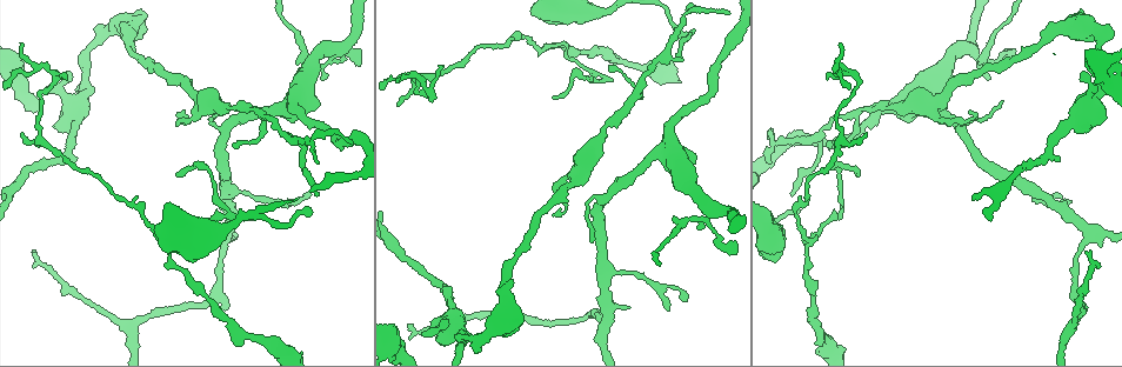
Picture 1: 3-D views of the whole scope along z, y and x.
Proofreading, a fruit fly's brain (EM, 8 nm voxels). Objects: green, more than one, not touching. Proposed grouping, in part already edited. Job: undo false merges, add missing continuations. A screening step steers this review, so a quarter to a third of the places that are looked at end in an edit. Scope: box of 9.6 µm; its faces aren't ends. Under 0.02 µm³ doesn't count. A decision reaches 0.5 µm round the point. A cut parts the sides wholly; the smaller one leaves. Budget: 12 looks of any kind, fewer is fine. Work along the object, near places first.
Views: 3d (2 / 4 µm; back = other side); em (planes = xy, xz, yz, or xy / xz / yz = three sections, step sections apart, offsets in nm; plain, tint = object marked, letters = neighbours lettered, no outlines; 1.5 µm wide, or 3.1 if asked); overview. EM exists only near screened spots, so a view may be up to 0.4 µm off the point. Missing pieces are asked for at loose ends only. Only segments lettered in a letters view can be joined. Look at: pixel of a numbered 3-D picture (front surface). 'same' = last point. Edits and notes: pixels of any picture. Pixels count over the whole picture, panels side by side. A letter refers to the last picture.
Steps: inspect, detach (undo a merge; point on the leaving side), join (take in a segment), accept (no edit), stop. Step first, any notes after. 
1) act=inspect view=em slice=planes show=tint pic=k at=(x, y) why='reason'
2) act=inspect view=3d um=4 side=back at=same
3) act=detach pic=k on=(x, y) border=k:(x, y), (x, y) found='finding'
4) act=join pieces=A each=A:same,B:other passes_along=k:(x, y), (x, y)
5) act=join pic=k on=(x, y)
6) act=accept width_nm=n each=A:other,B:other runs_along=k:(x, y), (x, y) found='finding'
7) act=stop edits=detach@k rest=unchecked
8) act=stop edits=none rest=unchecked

act=inspect view=em slice=xz step=4 show=letters pic=1 at=(668, 307) why='free end'

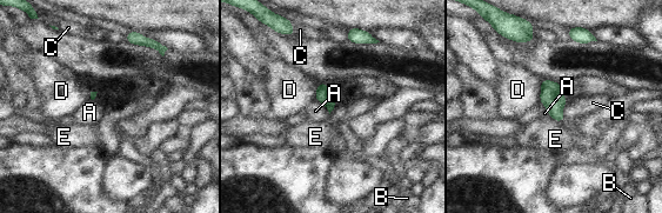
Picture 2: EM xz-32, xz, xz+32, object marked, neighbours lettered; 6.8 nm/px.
act=inspect view=em slice=planes show=letters at=same why='cut it another way'

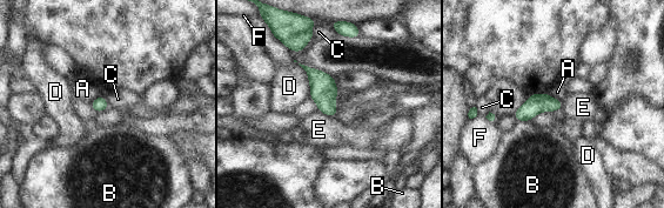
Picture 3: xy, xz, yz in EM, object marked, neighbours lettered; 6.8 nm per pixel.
act=accept width_nm=100 each=A:other,B:other,C:other,D:other,E:other,F:other border=3:(313, 25), (312, 33), (314, 37) found='none of them fits'

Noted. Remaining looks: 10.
act=inspect view=3d um=4 pic=1 at=(22, 132) why='tapers out'

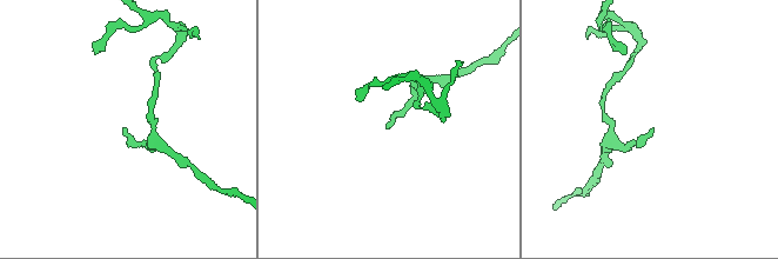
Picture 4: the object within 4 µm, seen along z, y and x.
act=inspect view=em slice=planes show=letters pic=4 at=(652, 129)

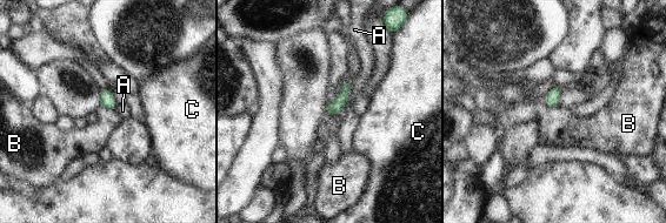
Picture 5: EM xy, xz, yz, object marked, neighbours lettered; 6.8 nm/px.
act=accept each=A:other,B:other,C:other found='none of them fits'

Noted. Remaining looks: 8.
act=inspect view=3d um=4 pic=1 at=(532, 13) why='stops while still wide'

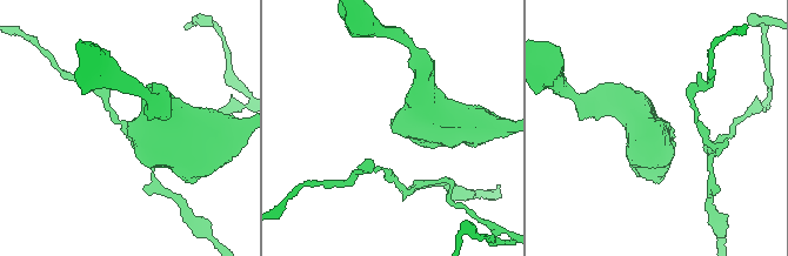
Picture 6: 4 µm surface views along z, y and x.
act=inspect view=em slice=planes show=letters pic=6 at=(128, 121) why='shape alone is not enough'

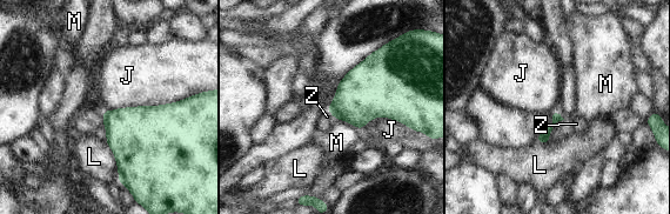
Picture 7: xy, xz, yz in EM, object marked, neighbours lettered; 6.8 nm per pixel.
act=accept each=J:other,L:other,M:other,Z:other border=7:(187, 98), (169, 104), (102, 111) found='none of them fits'

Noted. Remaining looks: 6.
act=inspect view=3d um=2 pic=1 at=(608, 66) why='thin end'

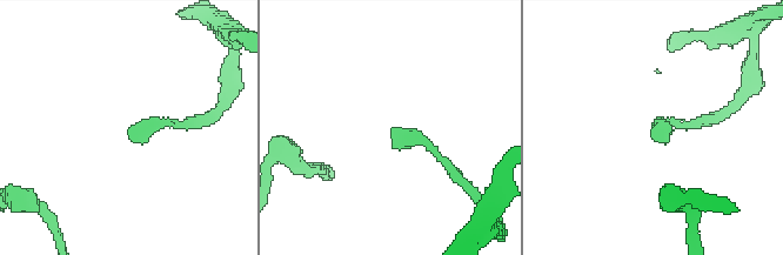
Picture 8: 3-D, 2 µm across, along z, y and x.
act=inspect view=em slice=planes show=letters pic=8 at=(392, 131) why='shape alone is not enough'

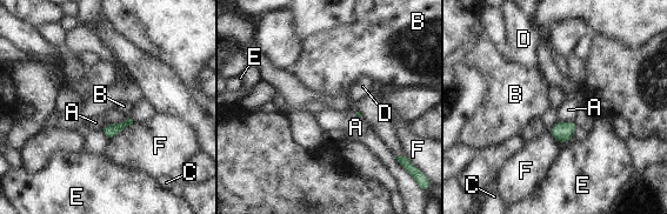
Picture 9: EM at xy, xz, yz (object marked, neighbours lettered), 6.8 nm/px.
act=accept longest_contact=F:220nm each=A:other,B:other,C:other,D:other,E:other,F:other found='no lettered segment goes on from it'

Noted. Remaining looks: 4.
act=inspect view=em slice=planes show=tint pic=1 at=(1077, 12) why='branch stops here'

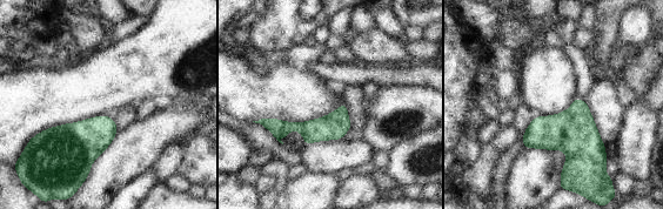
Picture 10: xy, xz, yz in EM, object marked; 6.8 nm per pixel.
act=inspect view=em slice=planes show=letters at=same why='what lies round it'

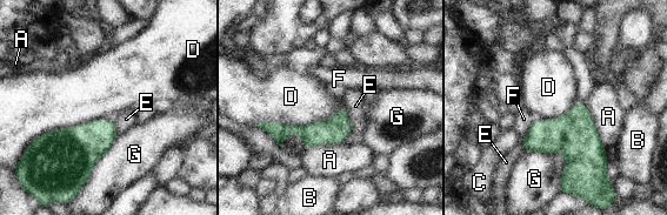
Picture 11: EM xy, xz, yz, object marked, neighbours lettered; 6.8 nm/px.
act=accept longest_contact=D:650nm each=A:other,B:other,C:other,D:other,E:other,F:other,G:other border=11:(344, 105), (301, 126), (253, 125) found='none of them fits'

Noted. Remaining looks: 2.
act=stop edits=none rest=unchecked

